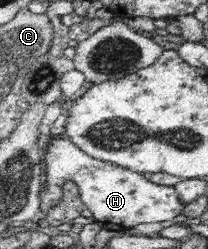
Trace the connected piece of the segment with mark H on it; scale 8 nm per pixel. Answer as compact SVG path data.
M65 134L54 137L49 143L42 157L46 166L46 185L39 191L39 209L45 214L61 203L62 189L67 182L74 182L78 186L84 206L92 212L95 222L101 222L104 228L130 229L140 223L172 220L183 213L185 204L178 197L174 186L157 185L133 170L93 159Z

